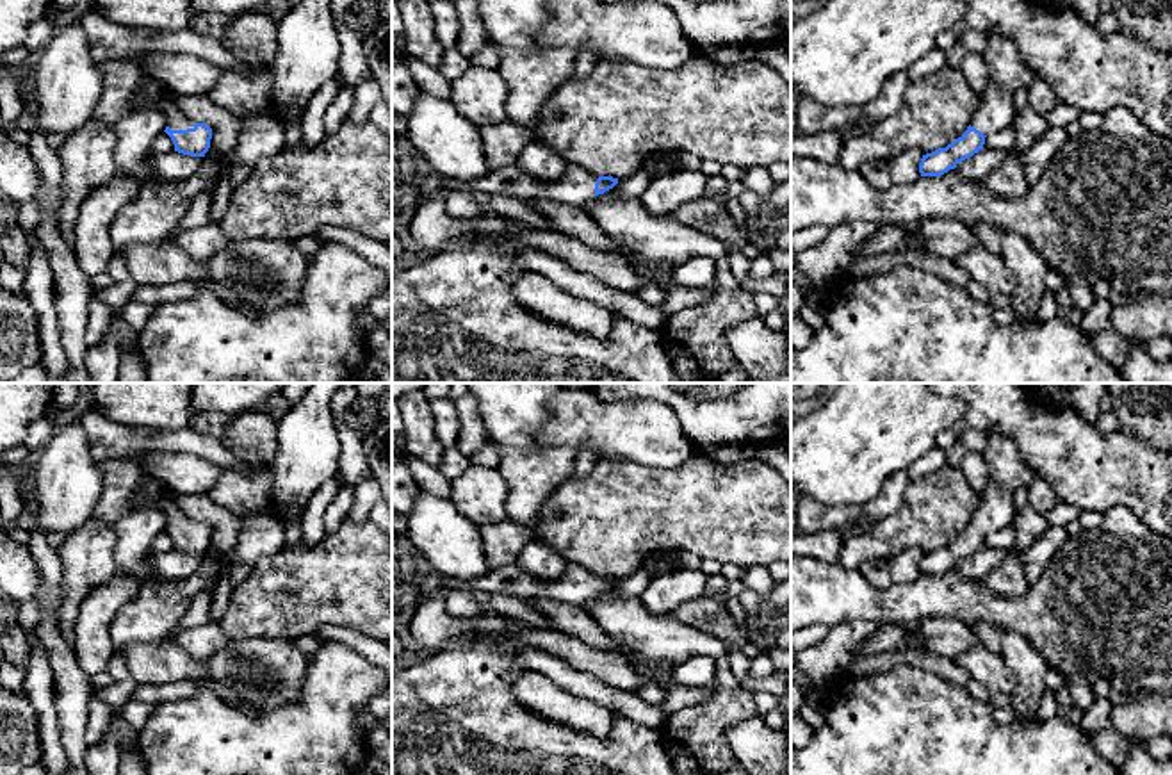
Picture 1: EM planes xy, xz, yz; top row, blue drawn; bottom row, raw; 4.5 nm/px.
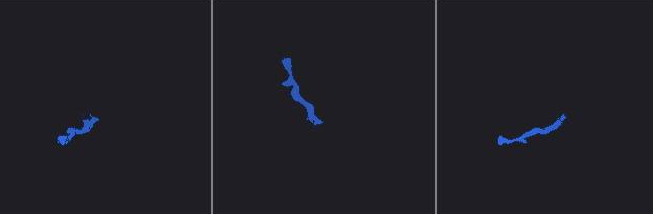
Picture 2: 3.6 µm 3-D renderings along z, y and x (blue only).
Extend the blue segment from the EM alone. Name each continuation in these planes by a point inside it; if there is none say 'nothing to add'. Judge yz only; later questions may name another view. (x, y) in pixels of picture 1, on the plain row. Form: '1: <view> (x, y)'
1: yz (1009, 471)

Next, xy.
1: xy (175, 517)

